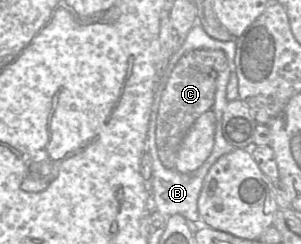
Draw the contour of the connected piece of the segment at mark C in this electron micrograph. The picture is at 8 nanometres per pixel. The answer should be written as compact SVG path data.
M196 49L184 54L173 69L164 90L158 111L156 127L156 144L159 157L165 167L176 169L176 159L182 141L196 119L207 110L212 110L216 93L218 74L229 69L226 54L219 49Z

